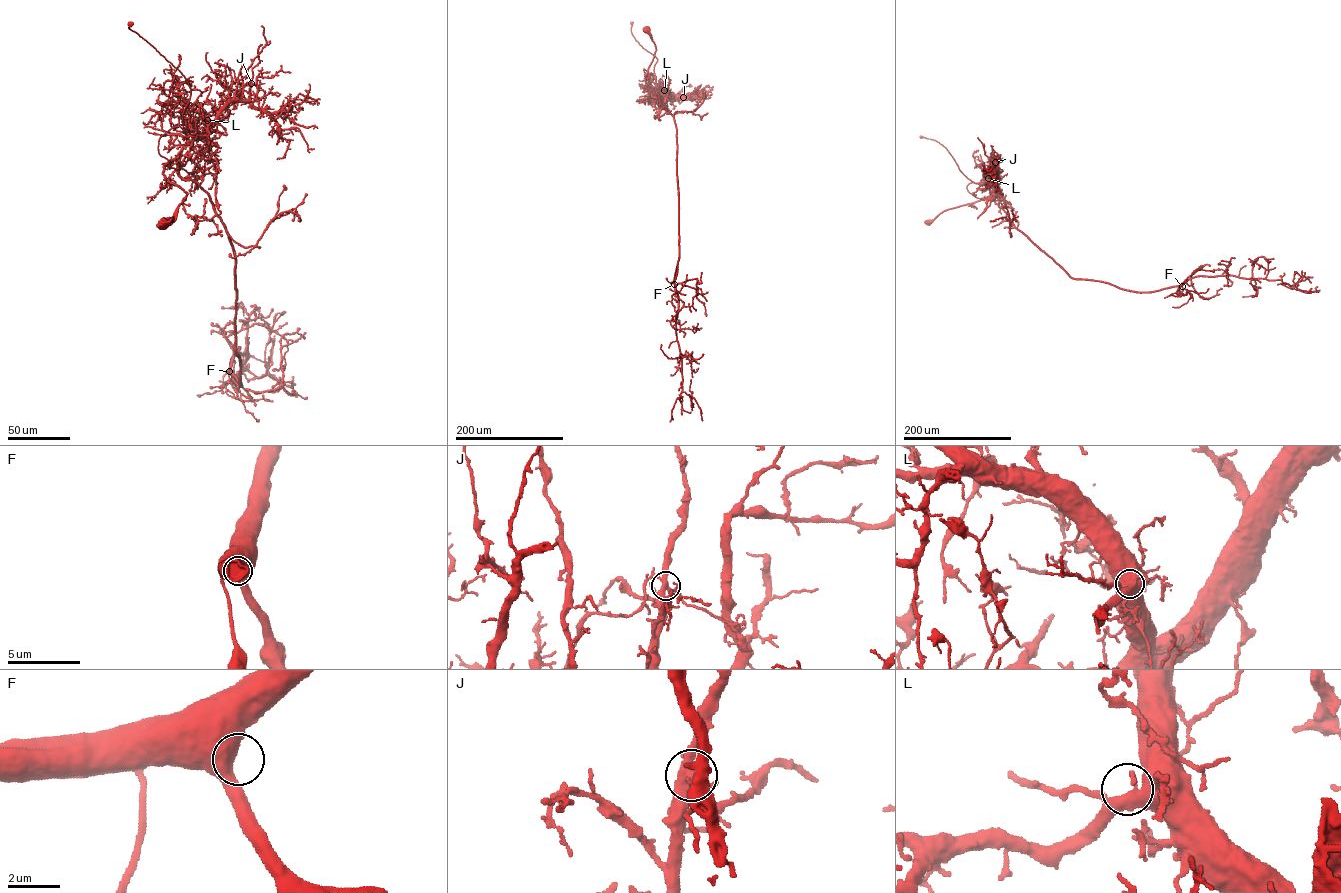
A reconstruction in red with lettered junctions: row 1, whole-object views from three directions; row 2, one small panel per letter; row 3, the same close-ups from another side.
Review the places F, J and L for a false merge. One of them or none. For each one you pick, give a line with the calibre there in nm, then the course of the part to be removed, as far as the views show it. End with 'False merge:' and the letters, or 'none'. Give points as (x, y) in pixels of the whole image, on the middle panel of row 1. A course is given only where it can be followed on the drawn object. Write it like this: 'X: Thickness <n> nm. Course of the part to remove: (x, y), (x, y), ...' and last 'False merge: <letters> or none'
J: Thickness 320 nm. Course of the part to remove: (683, 97), (675, 100), (657, 93), (654, 70), (657, 59), (636, 40), (631, 30), (632, 22)
False merge: J

